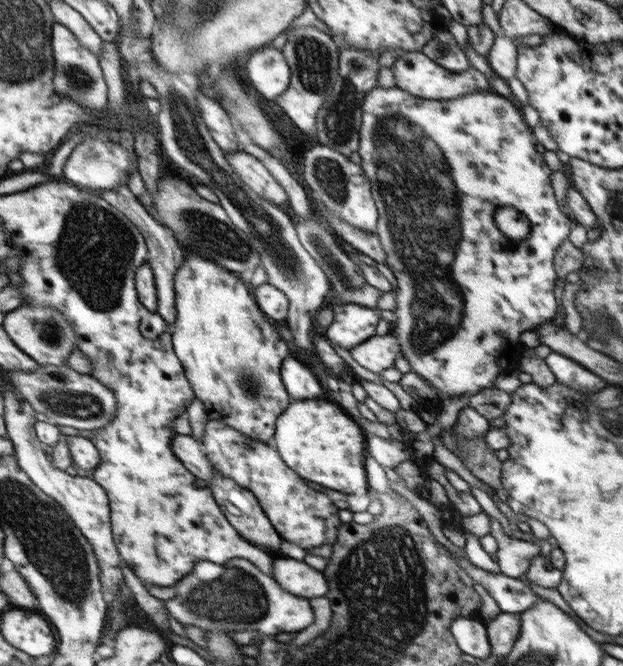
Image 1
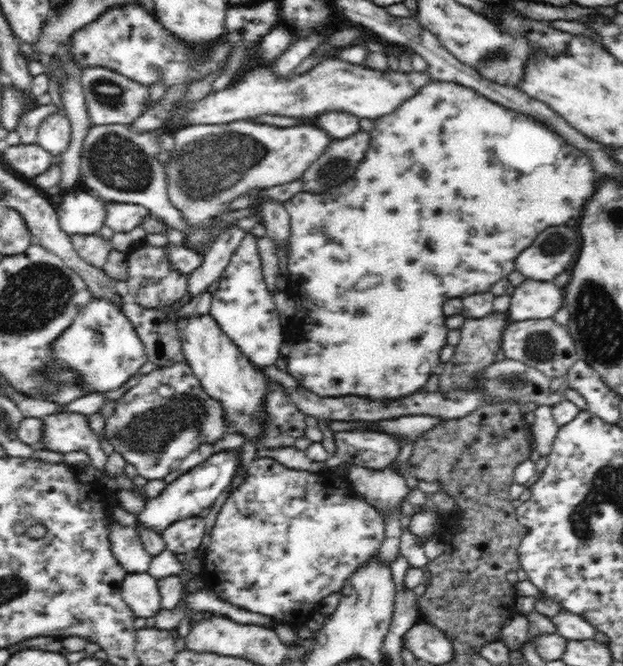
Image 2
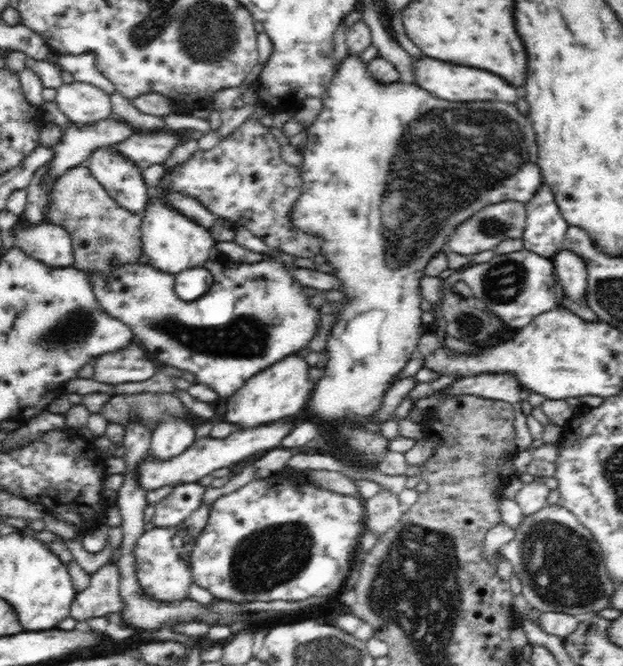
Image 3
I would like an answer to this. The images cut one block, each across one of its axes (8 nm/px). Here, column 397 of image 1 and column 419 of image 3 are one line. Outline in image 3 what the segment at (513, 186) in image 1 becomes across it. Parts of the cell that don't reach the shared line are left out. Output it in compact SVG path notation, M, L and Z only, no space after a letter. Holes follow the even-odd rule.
M348 53L340 62L332 82L321 99L321 112L306 130L307 142L304 147L300 148L303 158L302 166L299 167L303 182L302 194L296 200L290 216L293 227L298 227L298 229L322 239L319 252L326 257L326 263L333 266L334 272L330 274L336 276L341 283L338 290L345 294L347 300L337 302L339 317L334 321L324 349L327 364L324 366L322 377L314 384L308 406L312 416L317 418L320 425L329 426L332 434L340 436L340 440L346 444L346 450L352 454L352 460L356 462L354 465L376 466L388 450L389 439L379 432L379 426L378 430L373 432L366 428L366 424L372 422L384 394L396 382L394 381L395 376L412 357L416 356L419 338L430 331L429 326L422 323L420 319L423 312L420 307L422 299L420 281L426 274L424 267L436 253L444 251L446 241L460 223L478 213L486 205L504 201L518 201L526 204L538 191L538 187L542 186L543 178L537 163L536 132L532 128L530 119L518 110L515 103L498 101L446 102L415 84L401 81L388 84L377 82L367 70L367 64L361 60L360 55L352 55L352 53Z

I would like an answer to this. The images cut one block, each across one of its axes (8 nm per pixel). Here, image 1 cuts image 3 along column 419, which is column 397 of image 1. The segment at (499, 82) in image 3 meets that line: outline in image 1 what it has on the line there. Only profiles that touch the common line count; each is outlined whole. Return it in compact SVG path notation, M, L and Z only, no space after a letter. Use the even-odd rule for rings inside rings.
M420 50L405 51L393 64L392 70L396 80L395 86L398 88L420 98L442 101L454 100L454 98L460 98L460 96L466 96L466 94L472 94L472 92L478 92L478 90L491 90L486 76L476 70L470 61L468 65L470 68L465 72L454 74L435 64L431 58L424 56L424 53Z

